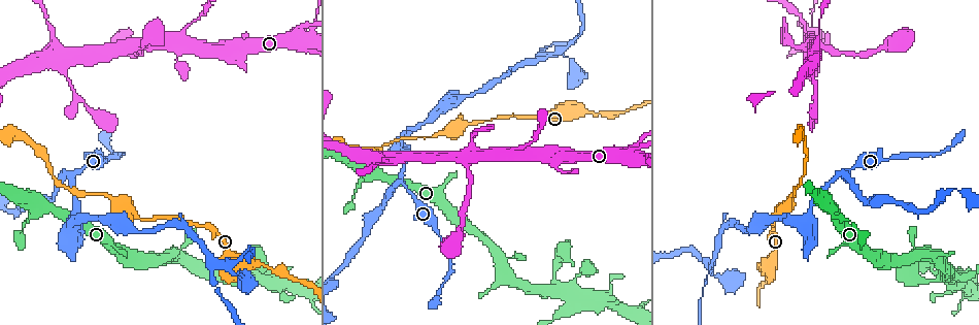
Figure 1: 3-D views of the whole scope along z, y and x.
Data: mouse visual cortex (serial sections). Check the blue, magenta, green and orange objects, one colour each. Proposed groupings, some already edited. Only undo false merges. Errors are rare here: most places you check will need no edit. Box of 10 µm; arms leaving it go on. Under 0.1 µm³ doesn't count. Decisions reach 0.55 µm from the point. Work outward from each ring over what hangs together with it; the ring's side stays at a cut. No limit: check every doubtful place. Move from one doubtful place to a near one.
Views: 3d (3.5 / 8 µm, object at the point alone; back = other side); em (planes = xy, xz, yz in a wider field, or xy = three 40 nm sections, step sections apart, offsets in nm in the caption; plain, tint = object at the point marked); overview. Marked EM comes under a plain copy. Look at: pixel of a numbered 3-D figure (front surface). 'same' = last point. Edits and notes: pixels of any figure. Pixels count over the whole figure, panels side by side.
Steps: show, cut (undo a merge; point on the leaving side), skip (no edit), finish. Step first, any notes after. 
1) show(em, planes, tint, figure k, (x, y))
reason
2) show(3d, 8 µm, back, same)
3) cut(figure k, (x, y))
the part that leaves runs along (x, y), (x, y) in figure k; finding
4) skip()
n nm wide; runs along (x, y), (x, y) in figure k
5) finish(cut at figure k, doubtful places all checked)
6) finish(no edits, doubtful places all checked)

show(em, xy, step 2, tint, figure 1, (404, 184))
branch point

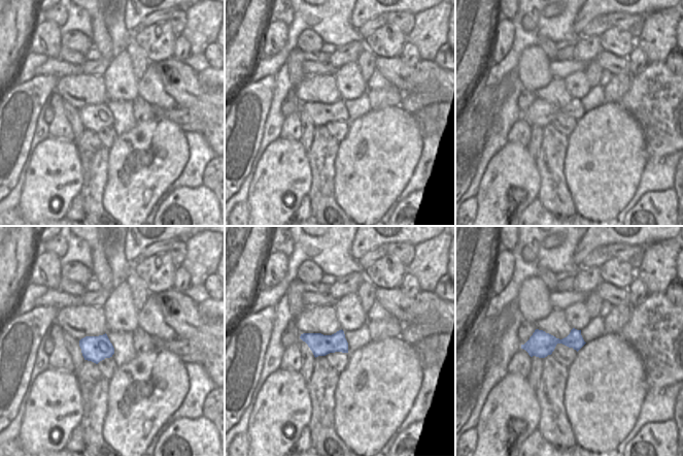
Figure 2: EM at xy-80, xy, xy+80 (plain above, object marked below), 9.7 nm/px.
show(3d, 3.5 µm, back, same)
see where the arms go

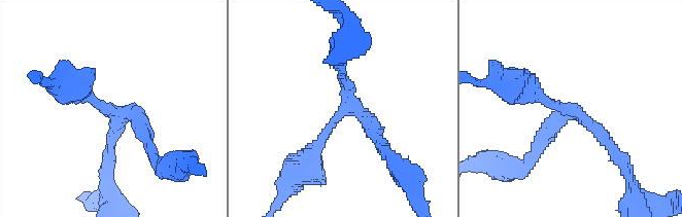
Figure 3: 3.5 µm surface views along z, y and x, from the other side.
skip()
3 arms; arms of 200, 200, 250 nm; runs along (526, 88), (576, 111), (621, 161) in figure 3; all the same cell

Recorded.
show(3d, 8 µm, figure 1, (804, 226))
sharp bend

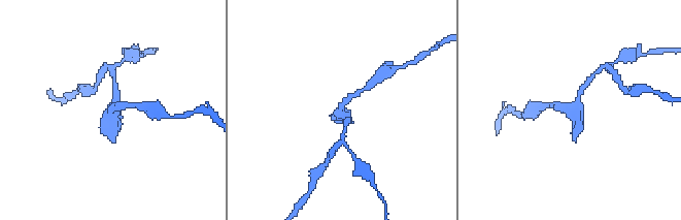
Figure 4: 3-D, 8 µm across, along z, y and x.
show(em, xy, step 5, tint, same)

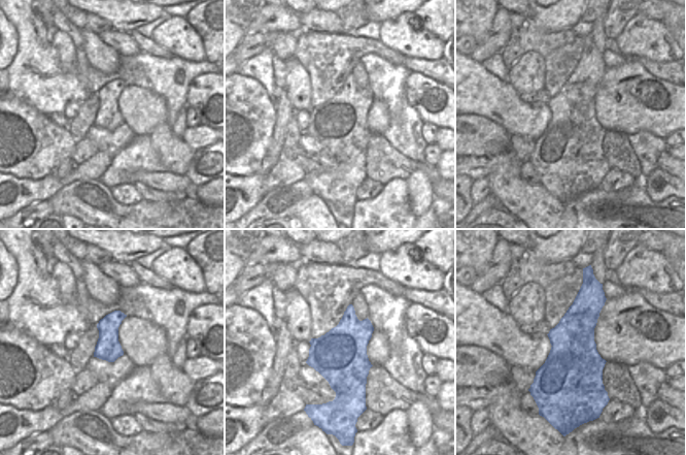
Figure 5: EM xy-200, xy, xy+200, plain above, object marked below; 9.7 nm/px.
skip()
runs along (584, 87), (573, 114), (553, 105) in figure 4; one cell here

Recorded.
show(3d, 3.5 µm, figure 1, (224, 266))
a narrow waist

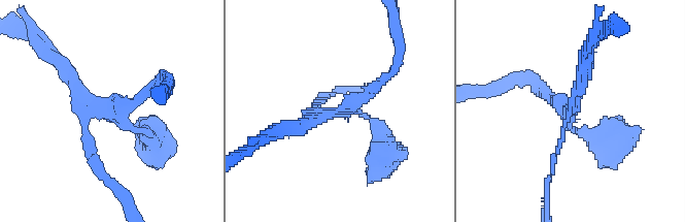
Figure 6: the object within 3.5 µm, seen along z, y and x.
show(em, planes, tint, figure 6, (111, 111))
4 arms; arms of 100, 150, 200, 200 nm

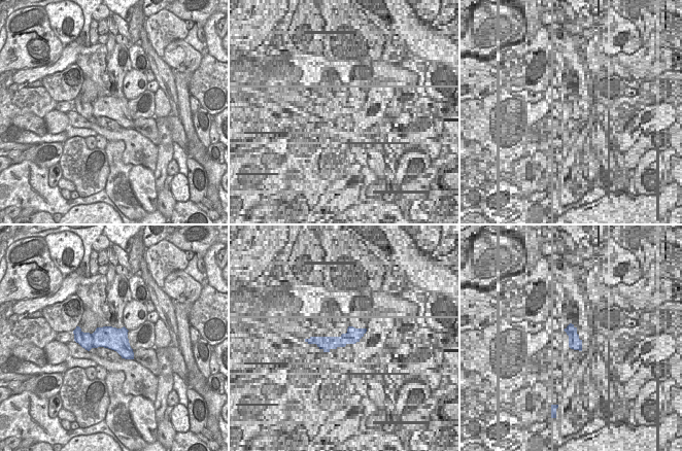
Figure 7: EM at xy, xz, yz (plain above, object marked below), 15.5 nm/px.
skip()
runs along (66, 69), (94, 107), (155, 136) in figure 6; all the same cell

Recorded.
show(3d, 3.5 µm, back, figure 1, (563, 291))
four or more arms meet

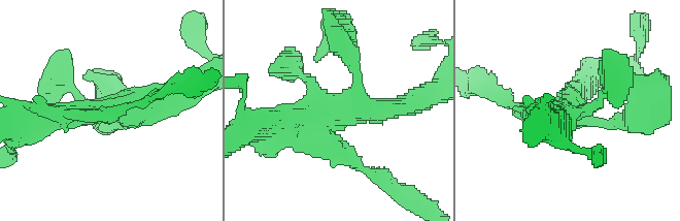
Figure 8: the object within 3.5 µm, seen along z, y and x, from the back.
show(em, planes, tint, figure 8, (335, 113))
now the EM

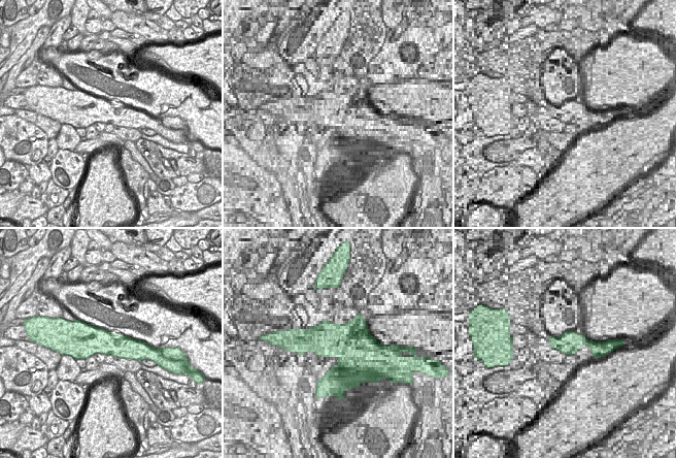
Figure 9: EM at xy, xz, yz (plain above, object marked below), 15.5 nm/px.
skip()
420 nm wide; runs along (173, 92), (150, 107), (40, 121) in figure 8; continuous, no second cell

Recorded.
show(3d, 3.5 µm, figure 1, (395, 155))
four arms meet

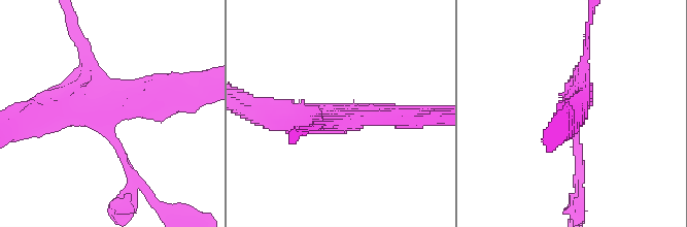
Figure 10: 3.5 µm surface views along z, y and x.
show(em, planes, tint, figure 10, (114, 101))
4 arms; arms of 150, 250, 300, 400 nm; shape alone is not enough

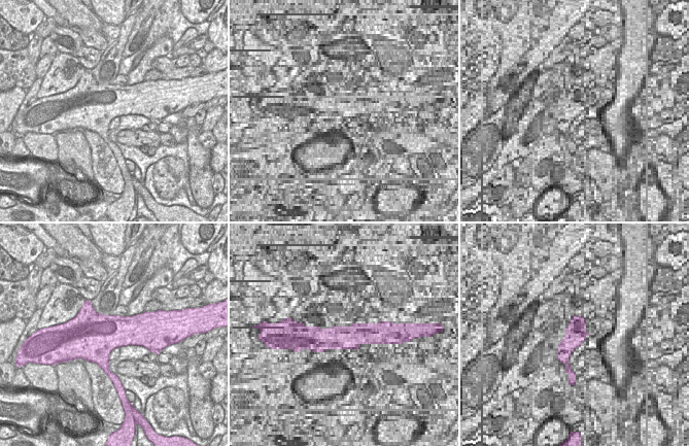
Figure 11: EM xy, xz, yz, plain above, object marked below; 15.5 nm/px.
skip()
runs along (184, 92), (70, 98), (52, 111) in figure 10; continuous, no second cell

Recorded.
finish(no edits, doubtful places all checked)

